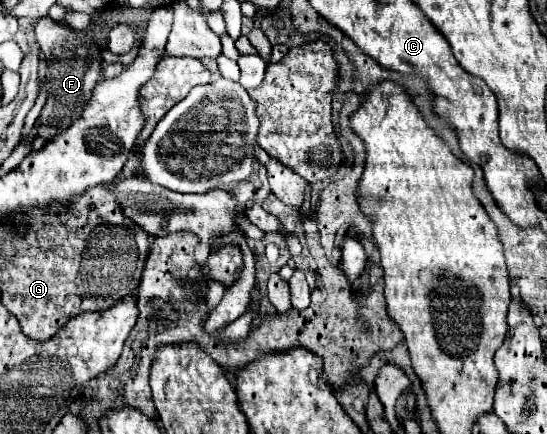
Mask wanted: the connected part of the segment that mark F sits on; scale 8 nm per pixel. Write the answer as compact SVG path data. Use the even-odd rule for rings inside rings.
M43 17L35 25L35 35L47 63L47 103L41 111L43 125L39 129L39 135L49 141L55 133L59 133L59 129L65 129L71 119L75 121L77 113L83 111L83 105L91 99L93 87L97 85L97 81L101 81L101 61L97 45L85 31L73 31L65 25L55 23L51 17Z

